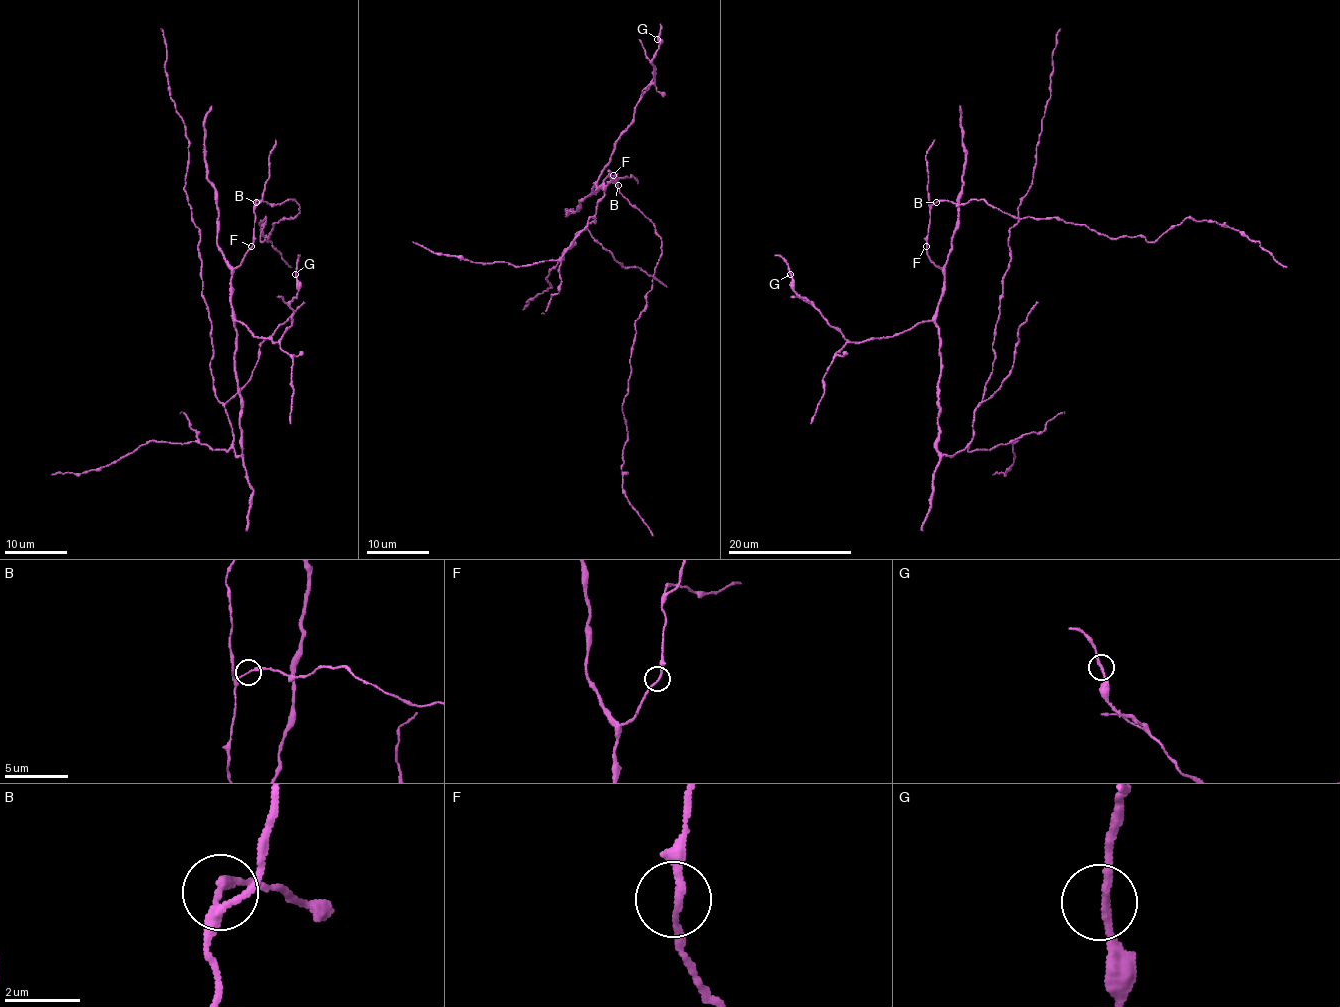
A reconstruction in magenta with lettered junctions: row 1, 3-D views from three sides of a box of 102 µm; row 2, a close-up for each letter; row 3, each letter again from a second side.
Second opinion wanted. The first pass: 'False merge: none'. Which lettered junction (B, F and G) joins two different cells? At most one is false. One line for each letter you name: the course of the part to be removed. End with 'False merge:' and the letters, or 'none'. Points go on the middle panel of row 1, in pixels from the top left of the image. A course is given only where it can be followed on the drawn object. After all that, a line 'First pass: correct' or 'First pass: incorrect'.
False merge: none
First pass: correct

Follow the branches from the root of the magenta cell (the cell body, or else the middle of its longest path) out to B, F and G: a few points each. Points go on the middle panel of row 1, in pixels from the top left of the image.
B: (596, 189), (595, 184), (593, 193), (610, 175), (616, 178), (618, 185)
F: (596, 189), (595, 184), (593, 193), (613, 175)
G: (596, 189), (615, 142), (630, 123), (635, 105), (654, 78), (652, 60), (660, 44), (657, 39)

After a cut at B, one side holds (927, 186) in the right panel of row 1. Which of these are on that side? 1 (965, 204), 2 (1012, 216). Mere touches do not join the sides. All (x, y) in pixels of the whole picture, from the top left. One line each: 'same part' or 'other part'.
1: other part
2: other part

